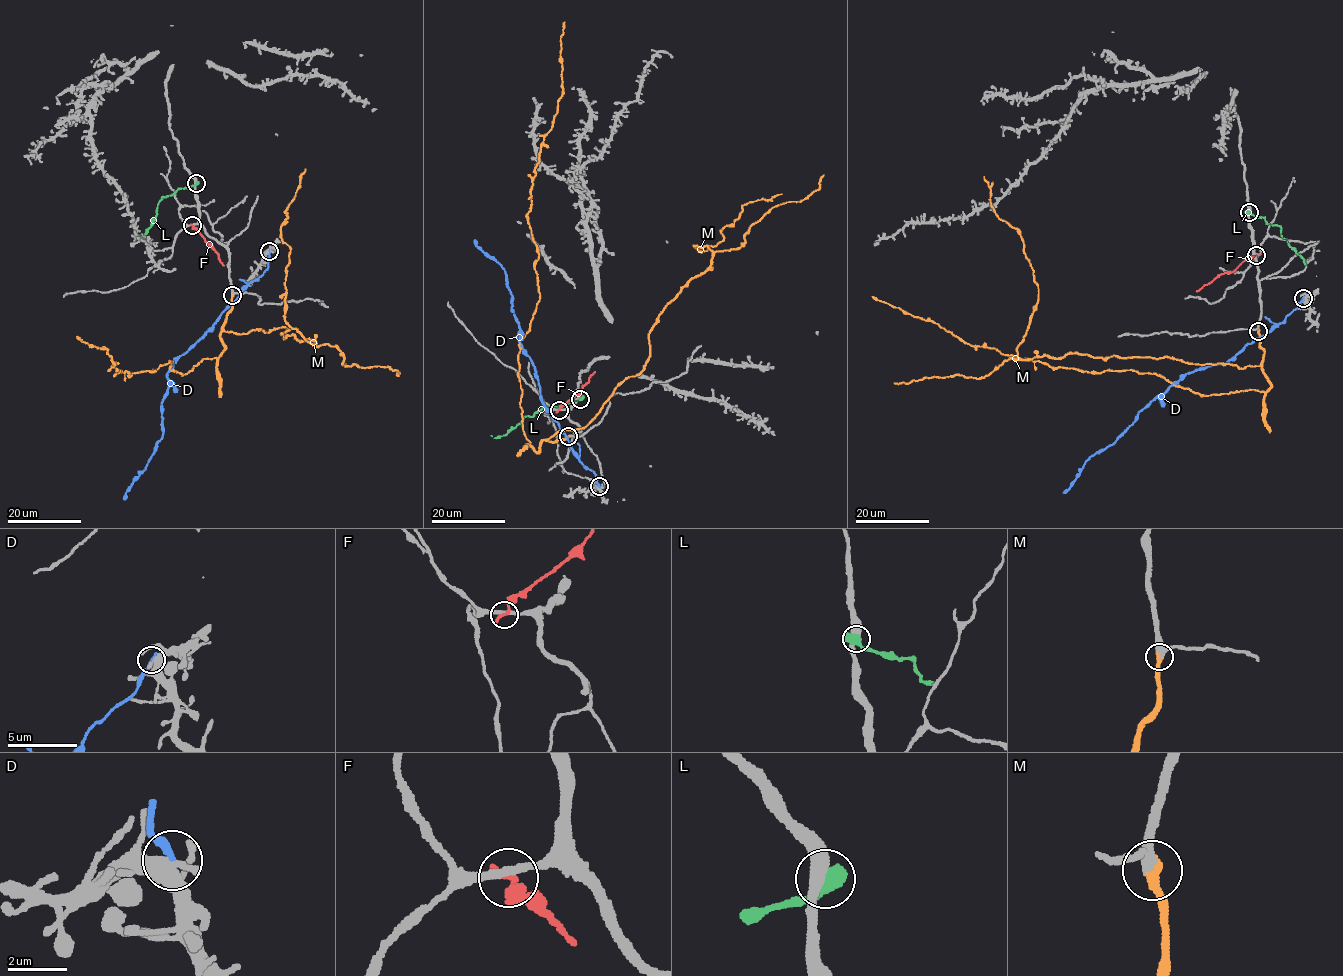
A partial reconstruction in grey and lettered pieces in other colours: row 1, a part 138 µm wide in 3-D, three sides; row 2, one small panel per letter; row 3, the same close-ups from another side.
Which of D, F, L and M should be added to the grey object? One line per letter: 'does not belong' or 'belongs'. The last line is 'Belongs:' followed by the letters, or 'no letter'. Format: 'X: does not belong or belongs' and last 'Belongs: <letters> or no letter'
D: does not belong
F: does not belong
L: does not belong
M: belongs
Belongs: M

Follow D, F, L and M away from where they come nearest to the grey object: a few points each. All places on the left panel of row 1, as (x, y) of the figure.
D: (269, 251), (263, 274), (249, 284), (170, 368), (161, 404), (160, 439), (146, 468), (126, 491), (123, 499)
F: (192, 225), (212, 245), (224, 265)
L: (197, 183), (163, 196), (156, 216), (140, 237)
M: (232, 295), (224, 331), (285, 327), (283, 337), (315, 344), (285, 321), (290, 248), (281, 227), (306, 169)

